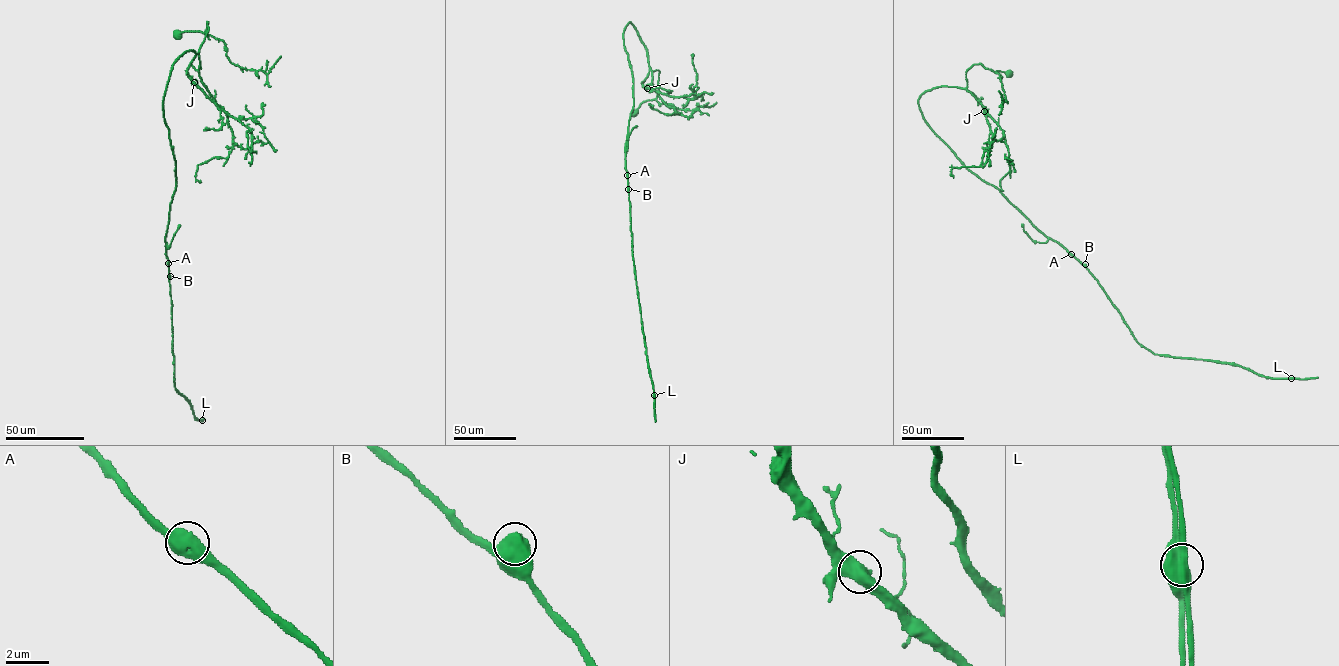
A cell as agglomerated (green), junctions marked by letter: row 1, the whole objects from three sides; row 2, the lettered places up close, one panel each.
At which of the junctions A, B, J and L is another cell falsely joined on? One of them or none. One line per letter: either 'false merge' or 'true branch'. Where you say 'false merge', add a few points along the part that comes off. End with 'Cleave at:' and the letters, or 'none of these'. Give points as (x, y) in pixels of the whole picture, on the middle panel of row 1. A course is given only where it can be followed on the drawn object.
A: true branch
B: true branch
J: true branch
L: false merge | (654, 395), (634, 263)
Cleave at: L

